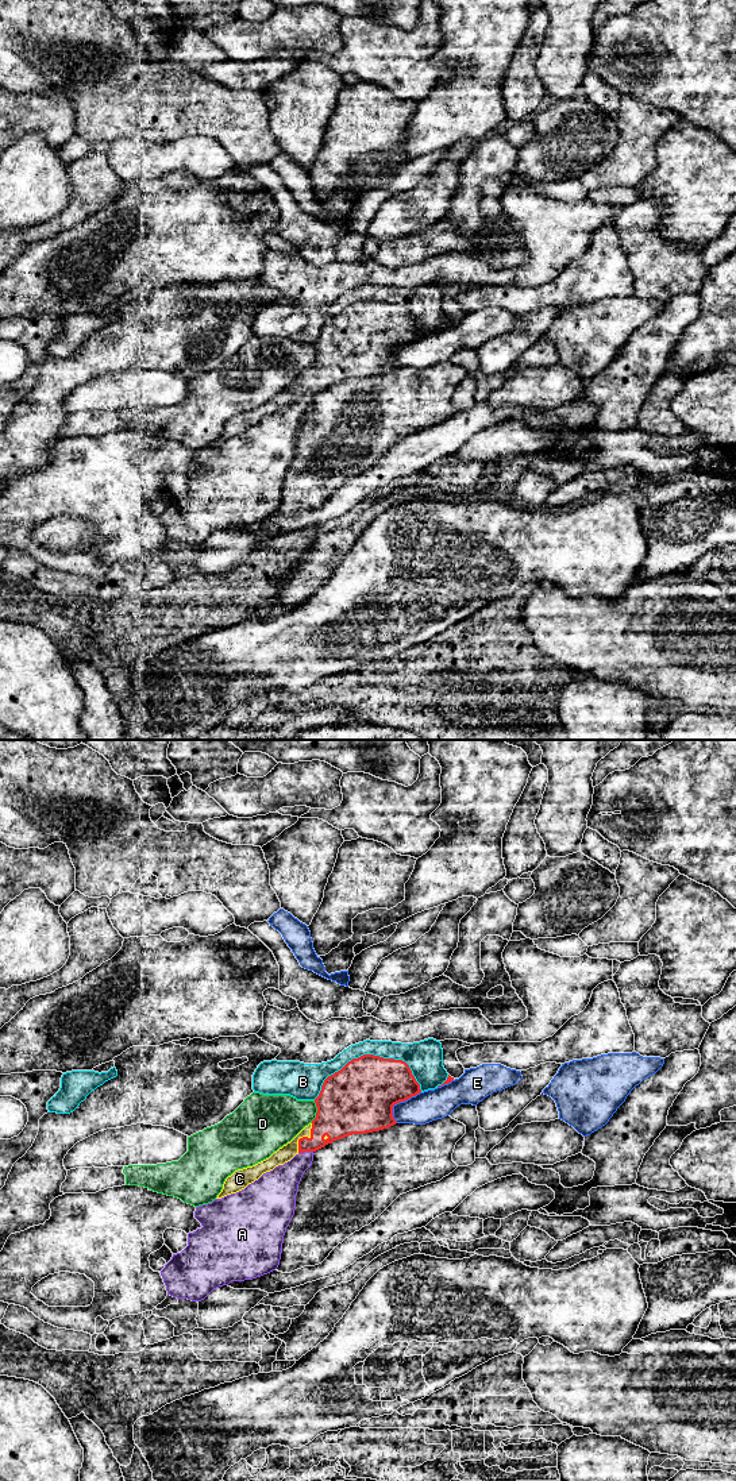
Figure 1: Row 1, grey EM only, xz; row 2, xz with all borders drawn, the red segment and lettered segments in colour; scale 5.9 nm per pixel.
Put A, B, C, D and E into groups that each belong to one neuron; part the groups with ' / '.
A / B / C / D / E

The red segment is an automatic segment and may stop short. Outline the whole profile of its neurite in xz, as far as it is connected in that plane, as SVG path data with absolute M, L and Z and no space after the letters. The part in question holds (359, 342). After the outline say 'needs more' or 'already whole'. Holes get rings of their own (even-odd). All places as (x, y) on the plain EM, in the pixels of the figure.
M363 298L328 320L315 343L316 362L269 402L235 414L216 443L236 437L263 417L296 398L316 396L336 383L396 369L393 350L420 338L409 309L402 304Z; needs more

